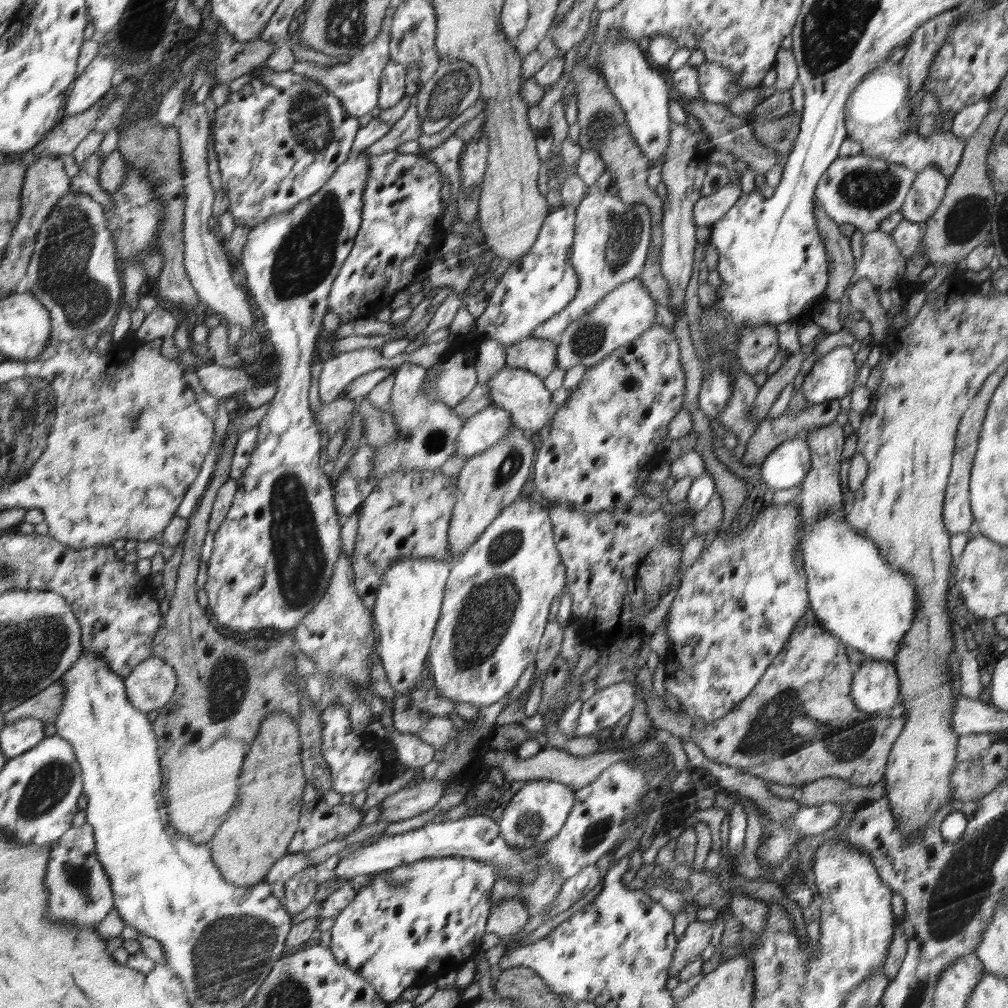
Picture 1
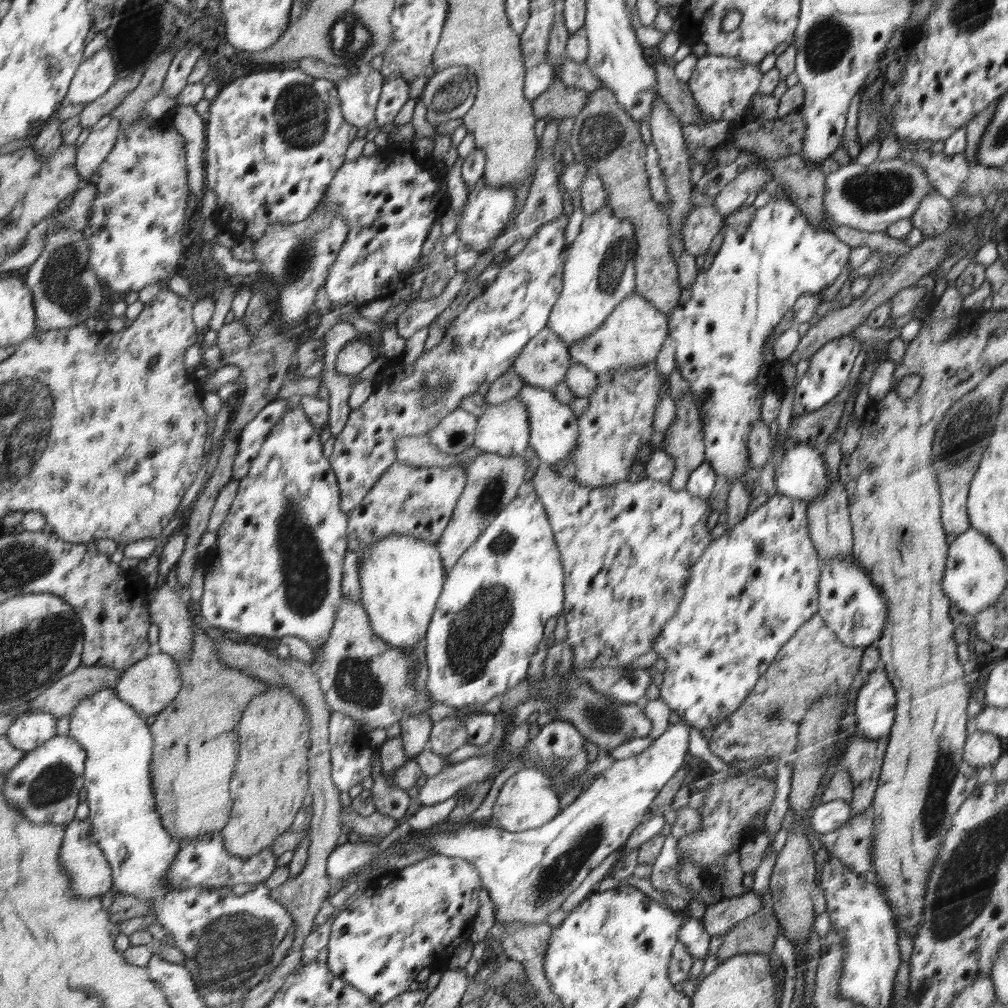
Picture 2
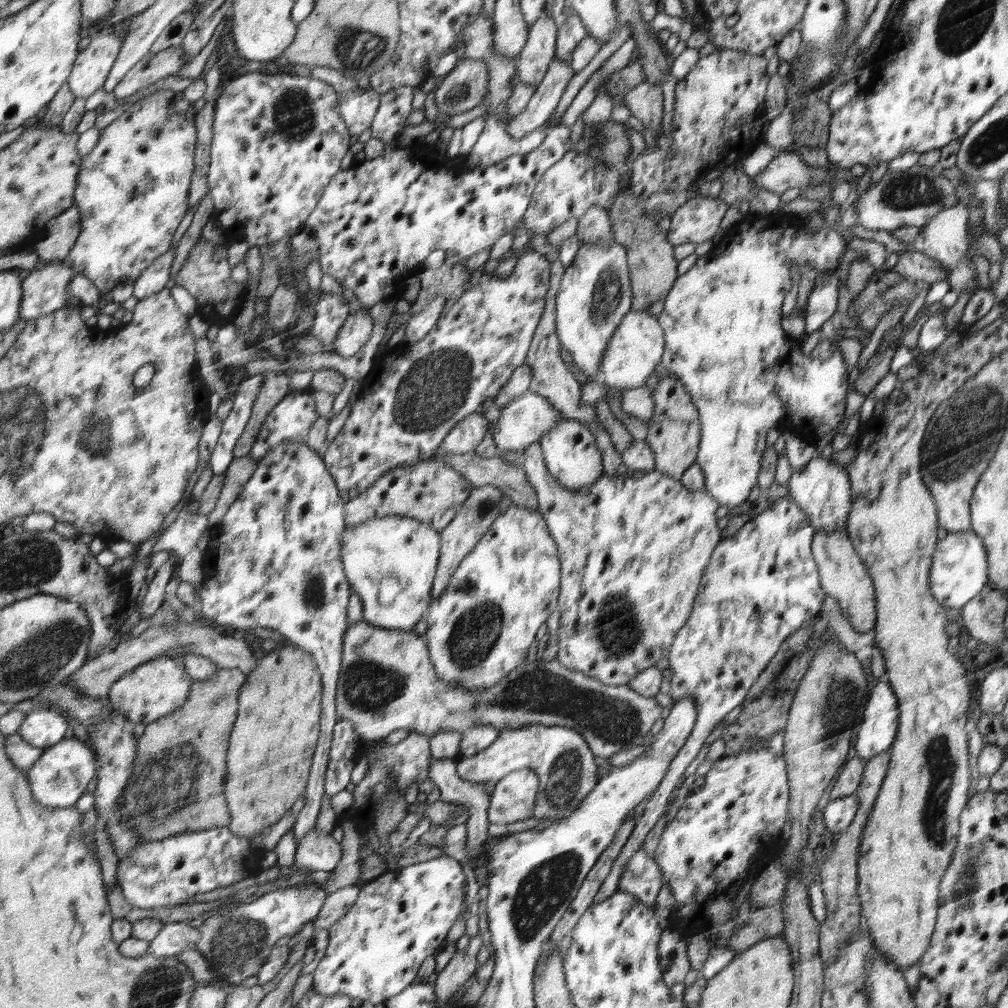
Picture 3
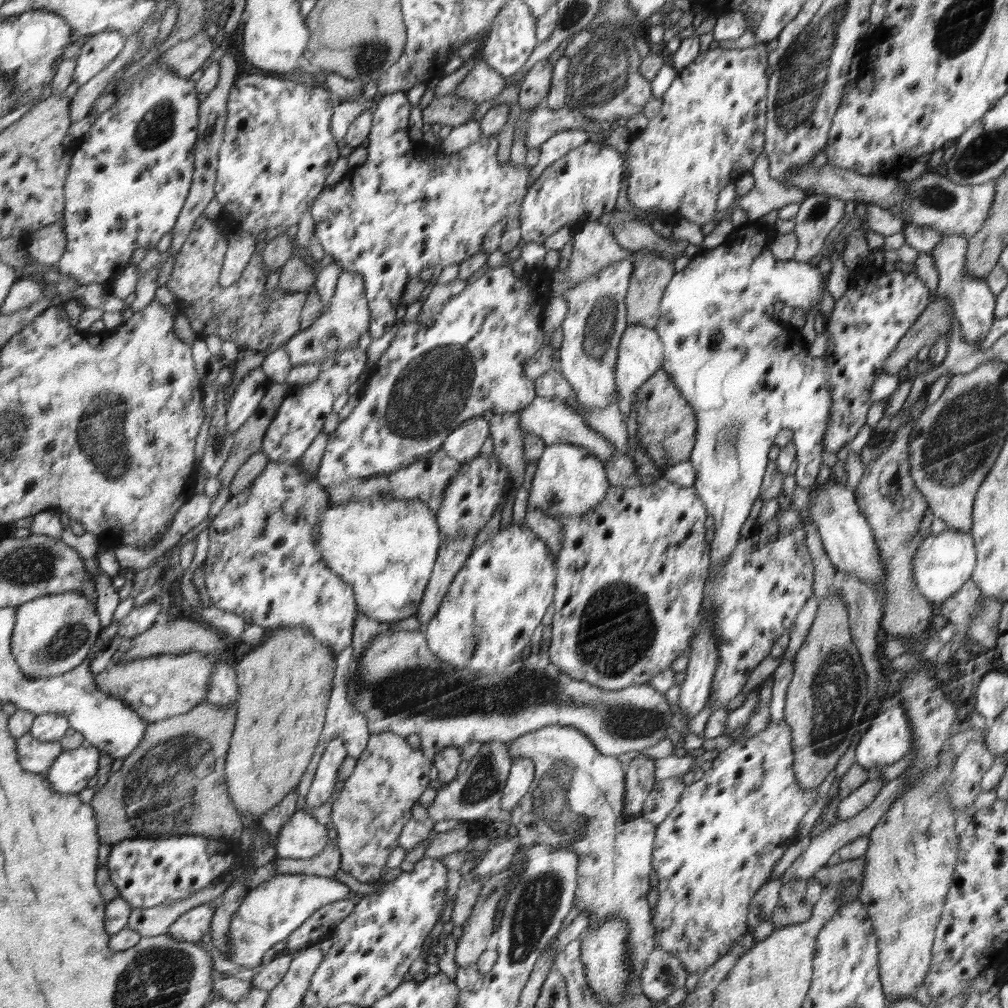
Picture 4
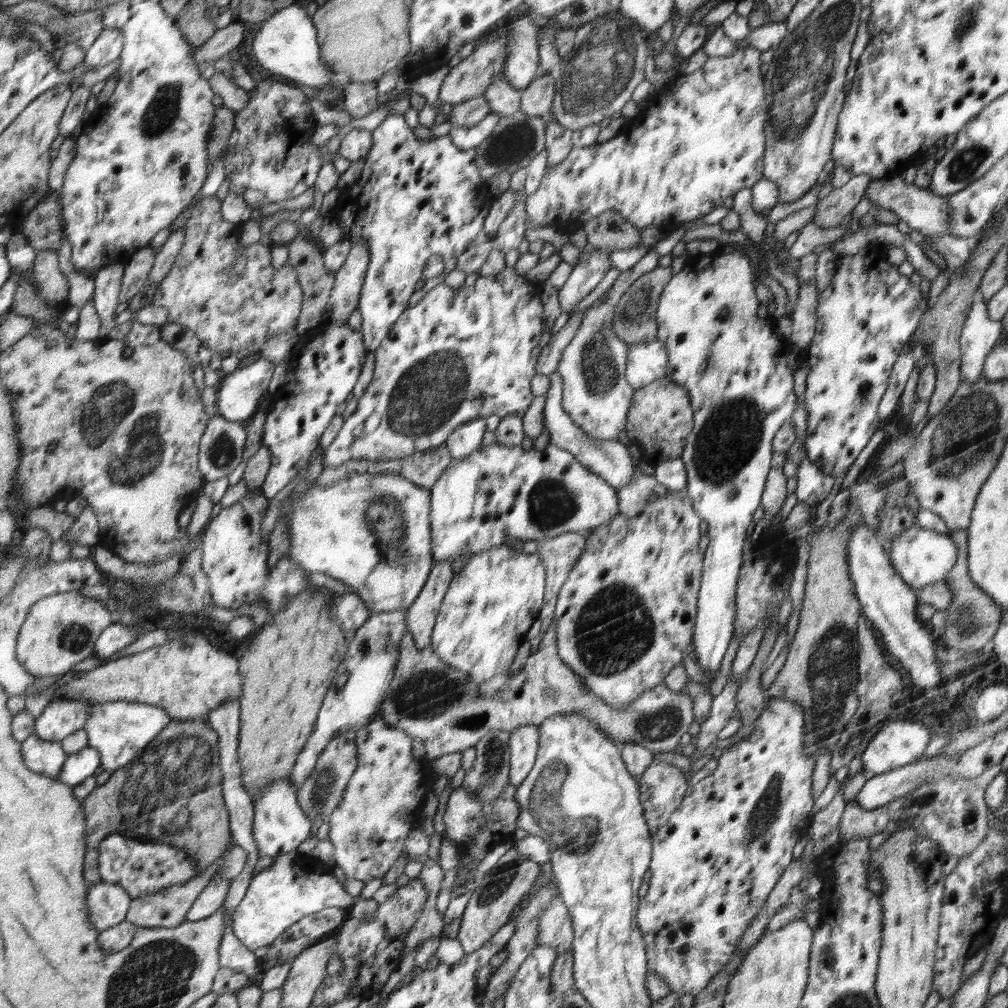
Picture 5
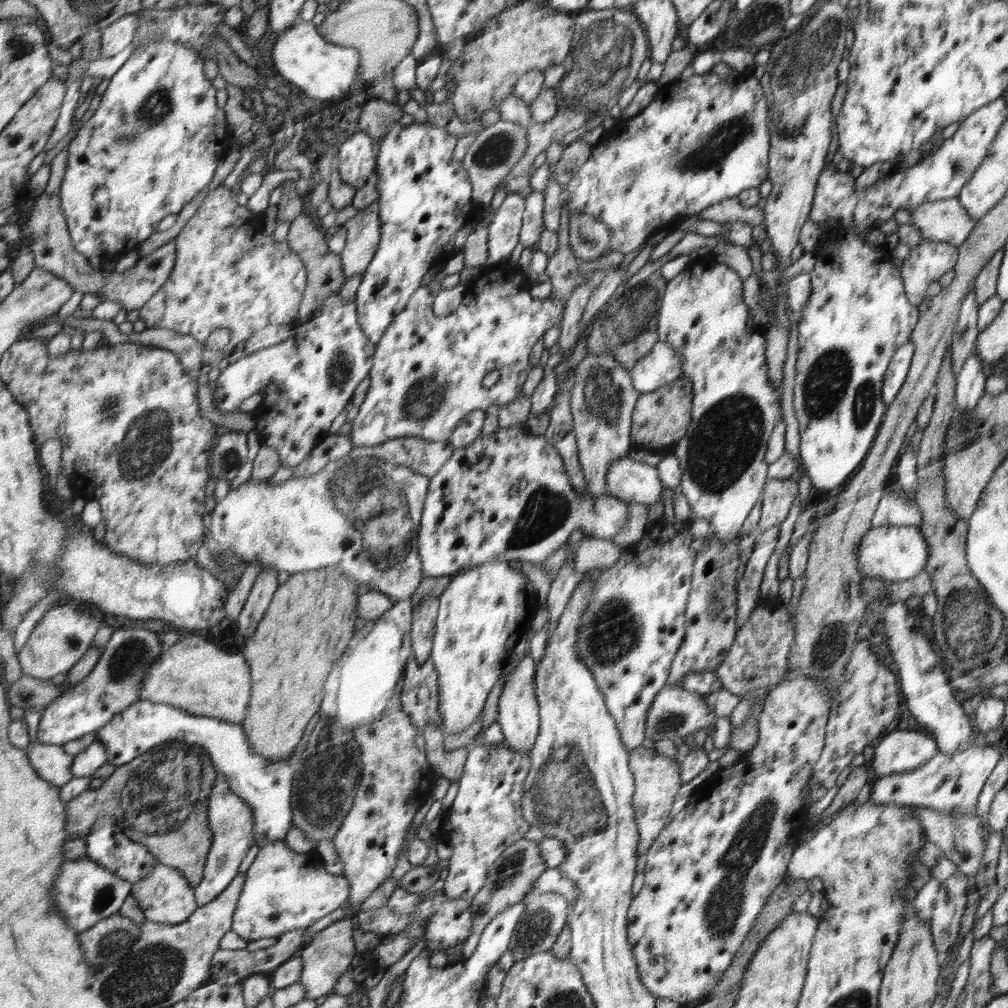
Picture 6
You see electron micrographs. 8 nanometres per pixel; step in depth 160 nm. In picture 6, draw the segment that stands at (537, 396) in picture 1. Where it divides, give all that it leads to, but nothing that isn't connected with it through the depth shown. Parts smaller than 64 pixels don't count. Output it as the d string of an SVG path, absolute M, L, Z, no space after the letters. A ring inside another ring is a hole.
M498 428L490 435L480 435L476 437L468 446L453 449L453 454L448 462L441 468L432 479L429 480L429 494L425 500L423 514L421 516L420 534L417 540L419 545L421 564L423 573L426 576L448 576L456 575L459 572L470 570L480 564L490 562L491 560L501 560L510 563L511 560L520 560L521 563L530 562L532 564L543 564L554 551L558 550L563 543L566 543L572 532L582 529L587 536L598 537L602 539L613 539L614 536L624 528L628 520L629 506L624 500L605 493L602 496L589 496L587 492L577 492L573 488L569 472L561 453L557 447L546 440L544 435L531 435L527 430L517 428Z

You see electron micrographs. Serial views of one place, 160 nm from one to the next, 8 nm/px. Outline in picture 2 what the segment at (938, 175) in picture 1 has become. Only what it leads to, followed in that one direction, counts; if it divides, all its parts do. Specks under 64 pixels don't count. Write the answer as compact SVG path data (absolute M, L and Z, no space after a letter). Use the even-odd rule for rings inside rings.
M933 190L922 199L921 206L910 218L913 228L922 232L923 236L937 236L940 238L947 232L955 210L951 200Z

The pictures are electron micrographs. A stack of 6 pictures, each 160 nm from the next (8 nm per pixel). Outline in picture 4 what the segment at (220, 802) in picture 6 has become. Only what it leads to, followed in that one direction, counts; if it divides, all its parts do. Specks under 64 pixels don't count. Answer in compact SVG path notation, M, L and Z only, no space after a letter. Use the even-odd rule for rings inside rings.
M207 902L202 906L193 908L180 920L177 920L169 935L176 937L180 942L198 942L213 932L213 920L217 913L217 906L213 902Z

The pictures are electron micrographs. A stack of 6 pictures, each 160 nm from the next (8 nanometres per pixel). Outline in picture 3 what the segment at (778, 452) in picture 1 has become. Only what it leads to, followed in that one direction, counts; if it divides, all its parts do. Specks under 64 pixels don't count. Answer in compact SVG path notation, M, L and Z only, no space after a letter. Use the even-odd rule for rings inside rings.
M816 454L802 471L792 471L792 477L787 486L790 494L788 496L813 516L812 525L820 532L834 532L847 526L852 491L845 467Z

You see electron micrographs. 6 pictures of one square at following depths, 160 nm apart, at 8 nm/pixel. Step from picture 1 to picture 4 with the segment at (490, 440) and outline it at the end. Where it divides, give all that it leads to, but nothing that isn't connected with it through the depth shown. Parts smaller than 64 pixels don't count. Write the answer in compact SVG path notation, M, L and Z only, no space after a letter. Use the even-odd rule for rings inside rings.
M537 397L526 409L518 414L519 427L522 434L532 433L542 439L546 446L558 444L559 442L569 442L570 444L581 445L582 448L588 448L589 452L596 453L596 456L602 462L608 463L618 453L615 446L604 436L597 433L587 422L582 414L570 408L562 400L552 400L543 397Z

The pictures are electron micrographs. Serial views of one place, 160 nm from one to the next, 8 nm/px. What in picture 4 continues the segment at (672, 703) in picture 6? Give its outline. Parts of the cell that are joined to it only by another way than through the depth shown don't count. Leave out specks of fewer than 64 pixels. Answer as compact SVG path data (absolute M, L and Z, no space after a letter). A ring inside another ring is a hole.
M390 625L389 630L381 632L372 640L356 662L352 704L358 713L366 715L370 734L391 732L402 737L418 734L421 750L431 761L441 750L450 746L464 747L473 740L508 743L550 725L581 729L603 755L620 756L658 744L672 728L672 710L664 698L665 693L658 692L652 685L646 683L608 691L562 672L553 661L548 660L548 654L520 658L504 672L497 674L495 680L468 680L466 669L443 661L428 647L424 631L393 630Z

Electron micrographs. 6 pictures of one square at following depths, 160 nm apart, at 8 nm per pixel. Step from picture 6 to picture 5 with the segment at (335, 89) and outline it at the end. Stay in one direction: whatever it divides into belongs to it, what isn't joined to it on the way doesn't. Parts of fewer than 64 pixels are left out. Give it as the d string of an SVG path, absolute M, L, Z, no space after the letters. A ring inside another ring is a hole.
M288 6L276 11L268 19L260 22L260 29L252 44L256 60L275 75L284 76L296 85L310 88L325 88L332 80L332 69L321 58L320 43L317 40L317 27L312 24L306 10L300 6Z

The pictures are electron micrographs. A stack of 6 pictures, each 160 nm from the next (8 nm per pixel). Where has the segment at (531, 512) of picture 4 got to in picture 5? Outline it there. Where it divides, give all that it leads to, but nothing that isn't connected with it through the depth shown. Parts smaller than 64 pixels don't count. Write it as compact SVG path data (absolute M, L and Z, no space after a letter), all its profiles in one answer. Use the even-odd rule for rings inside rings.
M589 531L566 532L538 542L537 552L546 565L545 607L541 620L552 618L558 593L576 561L583 555Z

